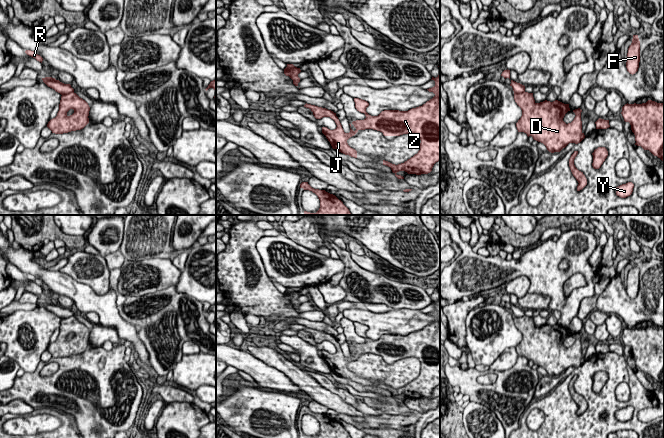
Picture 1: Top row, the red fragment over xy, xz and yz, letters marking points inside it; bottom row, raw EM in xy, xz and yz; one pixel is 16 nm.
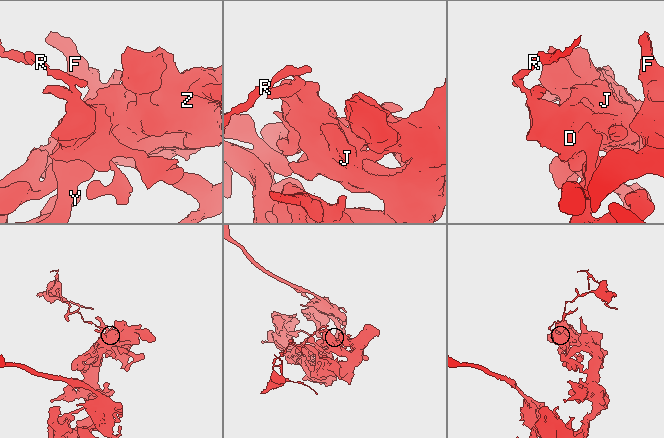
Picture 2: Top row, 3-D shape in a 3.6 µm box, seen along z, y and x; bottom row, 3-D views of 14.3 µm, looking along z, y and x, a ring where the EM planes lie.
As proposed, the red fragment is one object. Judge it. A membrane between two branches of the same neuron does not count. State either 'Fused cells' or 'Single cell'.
Fused cells

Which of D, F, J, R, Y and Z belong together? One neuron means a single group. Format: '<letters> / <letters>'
D F J Y Z / R

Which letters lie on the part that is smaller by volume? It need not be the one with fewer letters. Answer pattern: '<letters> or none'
R

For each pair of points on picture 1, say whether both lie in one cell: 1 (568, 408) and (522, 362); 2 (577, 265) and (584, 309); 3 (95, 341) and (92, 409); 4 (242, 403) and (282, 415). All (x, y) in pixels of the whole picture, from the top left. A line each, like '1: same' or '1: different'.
1: different
2: different
3: different
4: same

